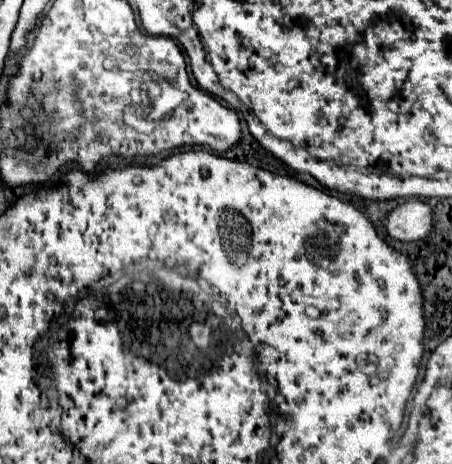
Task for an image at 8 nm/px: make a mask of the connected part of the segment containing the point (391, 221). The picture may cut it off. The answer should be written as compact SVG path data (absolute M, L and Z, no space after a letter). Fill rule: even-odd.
M408 200L394 208L386 220L384 230L390 238L402 242L422 240L432 228L432 210L420 200Z

